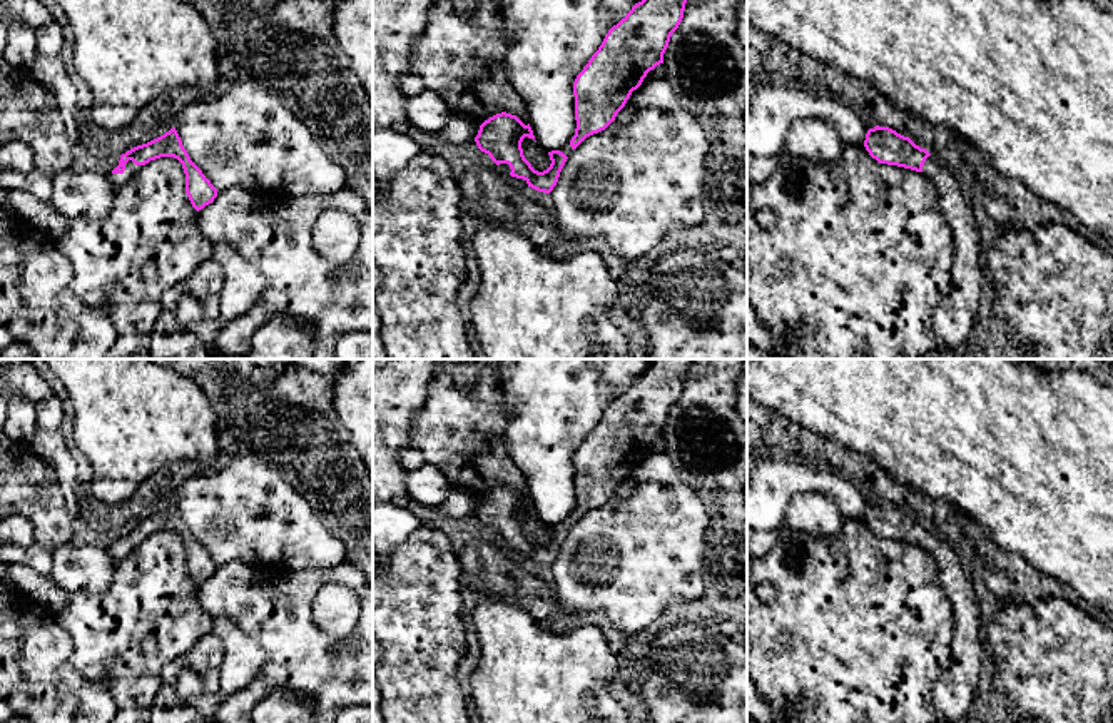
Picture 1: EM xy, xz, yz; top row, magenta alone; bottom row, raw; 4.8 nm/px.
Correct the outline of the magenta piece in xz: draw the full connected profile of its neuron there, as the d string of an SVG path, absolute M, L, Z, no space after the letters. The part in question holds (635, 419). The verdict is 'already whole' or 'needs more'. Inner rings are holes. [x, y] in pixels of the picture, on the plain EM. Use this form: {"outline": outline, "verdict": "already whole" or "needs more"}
{"outline": "M653 359L645 372L613 399L573 456L575 524L587 511L605 504L647 447L663 437L695 359Z", "verdict": "already whole"}

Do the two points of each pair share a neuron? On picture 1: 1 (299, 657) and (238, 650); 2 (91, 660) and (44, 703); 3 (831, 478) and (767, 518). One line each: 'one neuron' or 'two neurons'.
1: two neurons
2: two neurons
3: one neuron

